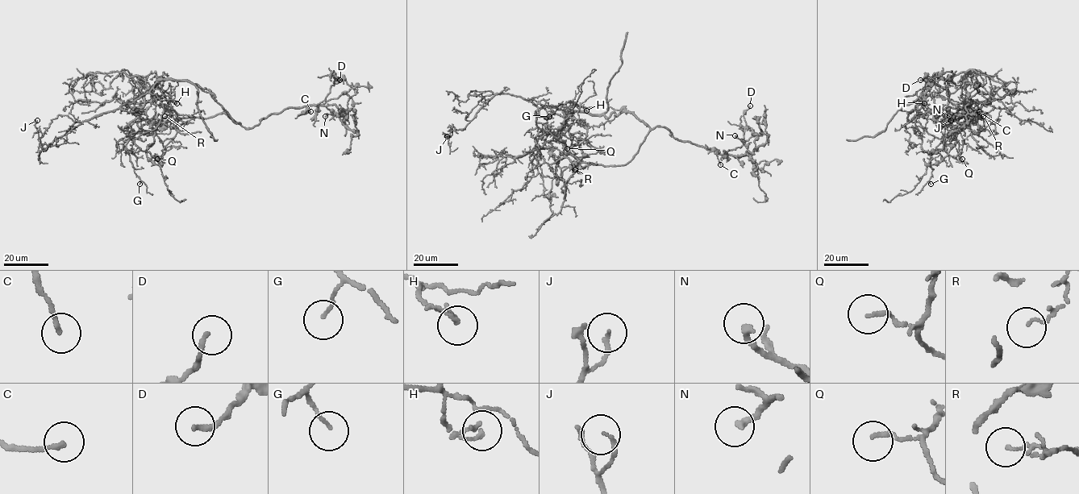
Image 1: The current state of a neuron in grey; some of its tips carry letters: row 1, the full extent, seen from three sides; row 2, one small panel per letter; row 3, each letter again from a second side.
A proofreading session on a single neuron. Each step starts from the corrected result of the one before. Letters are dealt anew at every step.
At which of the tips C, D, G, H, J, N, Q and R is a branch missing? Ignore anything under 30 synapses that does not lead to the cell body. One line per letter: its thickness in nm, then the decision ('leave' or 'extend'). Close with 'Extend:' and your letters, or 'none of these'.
C: 160 nm | leave
D: 150 nm | leave
G: 110 nm | leave
H: 190 nm | leave
J: 130 nm | leave
N: 240 nm | leave
Q: 140 nm | leave
R: 70 nm | leave
Extend: none of these

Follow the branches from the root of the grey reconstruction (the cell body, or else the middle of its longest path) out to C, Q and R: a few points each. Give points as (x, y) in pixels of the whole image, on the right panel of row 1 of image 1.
C: (925, 92), (922, 99), (935, 119), (942, 124), (940, 129), (960, 107), (966, 106), (968, 111), (979, 111)
Q: (925, 92), (931, 85), (927, 80), (925, 80), (935, 106), (949, 120), (953, 127), (962, 159)
R: (925, 92), (931, 85), (926, 79), (928, 79), (947, 88), (948, 100), (958, 109), (983, 116)

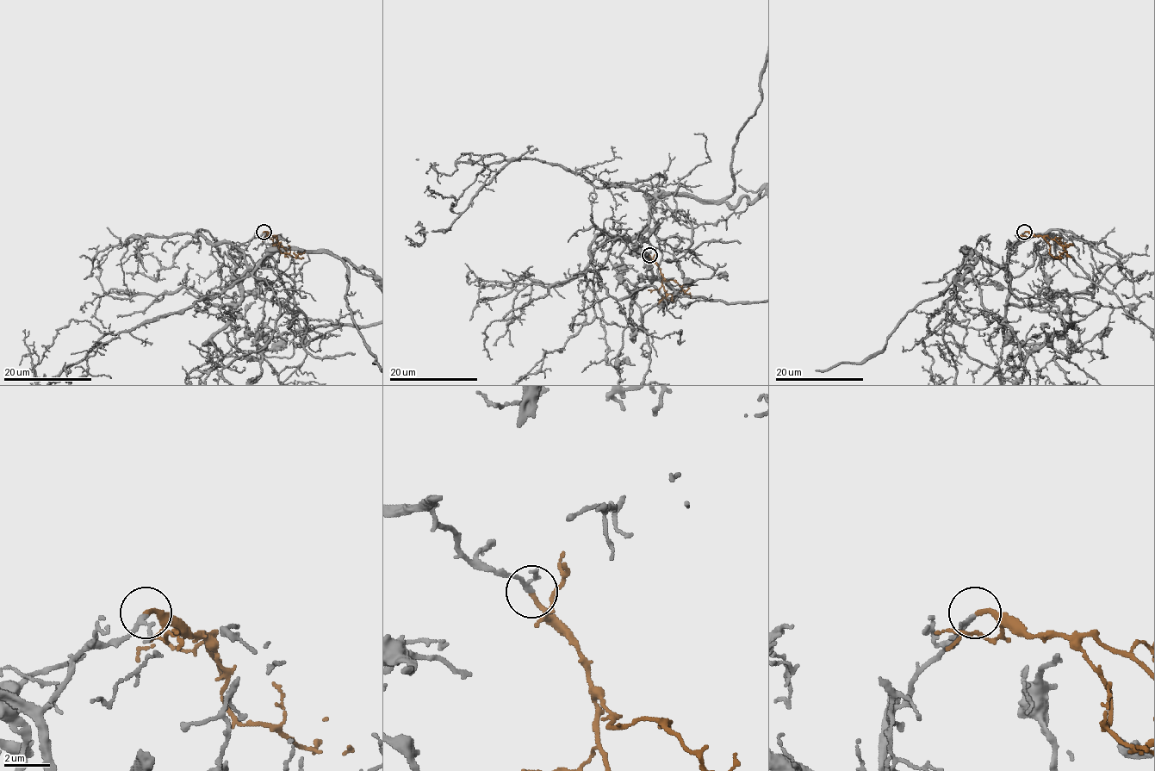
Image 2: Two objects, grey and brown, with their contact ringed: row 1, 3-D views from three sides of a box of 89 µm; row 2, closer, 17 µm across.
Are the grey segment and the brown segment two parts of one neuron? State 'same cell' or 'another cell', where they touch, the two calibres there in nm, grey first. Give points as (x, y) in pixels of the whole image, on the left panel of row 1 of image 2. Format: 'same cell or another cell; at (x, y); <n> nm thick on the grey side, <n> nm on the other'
same cell; at (263, 232); 150 nm thick on the grey side, 180 nm on the other

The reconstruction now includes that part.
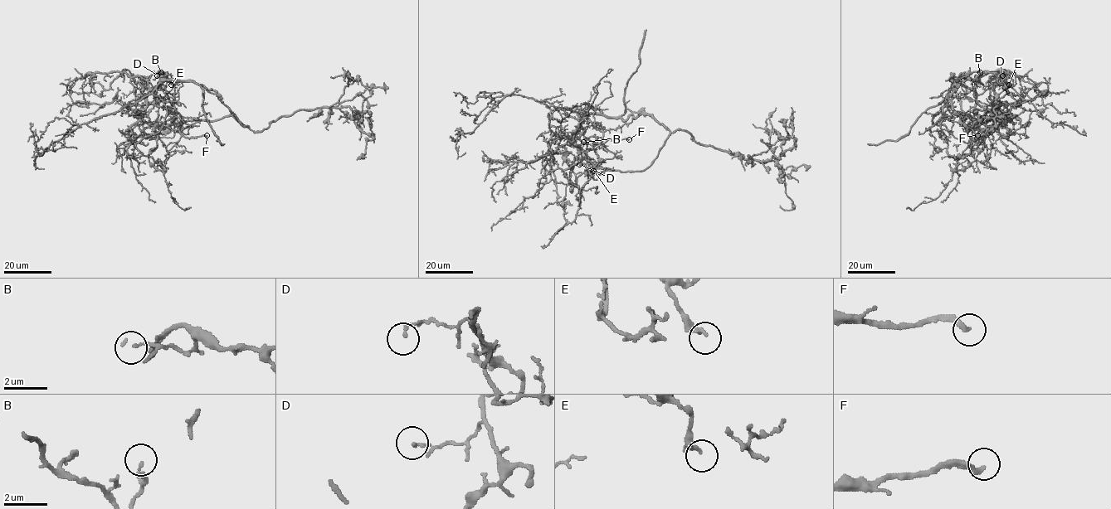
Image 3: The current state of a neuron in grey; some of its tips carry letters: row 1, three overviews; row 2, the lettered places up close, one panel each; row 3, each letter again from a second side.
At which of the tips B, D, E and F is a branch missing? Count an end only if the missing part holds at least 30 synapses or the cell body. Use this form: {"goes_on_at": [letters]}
{"goes_on_at": ["F"]}

